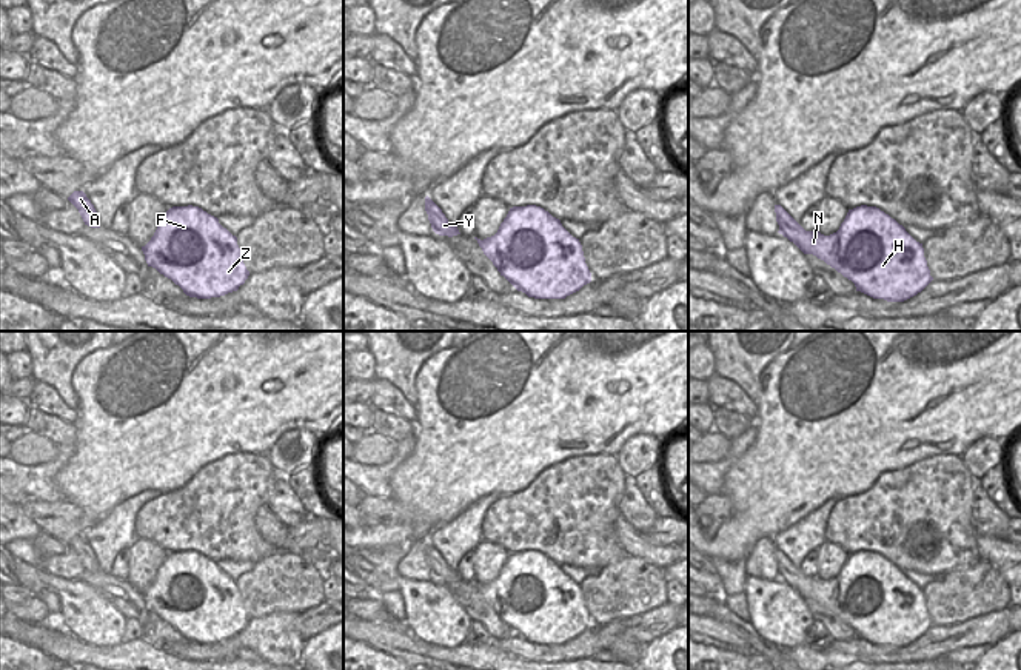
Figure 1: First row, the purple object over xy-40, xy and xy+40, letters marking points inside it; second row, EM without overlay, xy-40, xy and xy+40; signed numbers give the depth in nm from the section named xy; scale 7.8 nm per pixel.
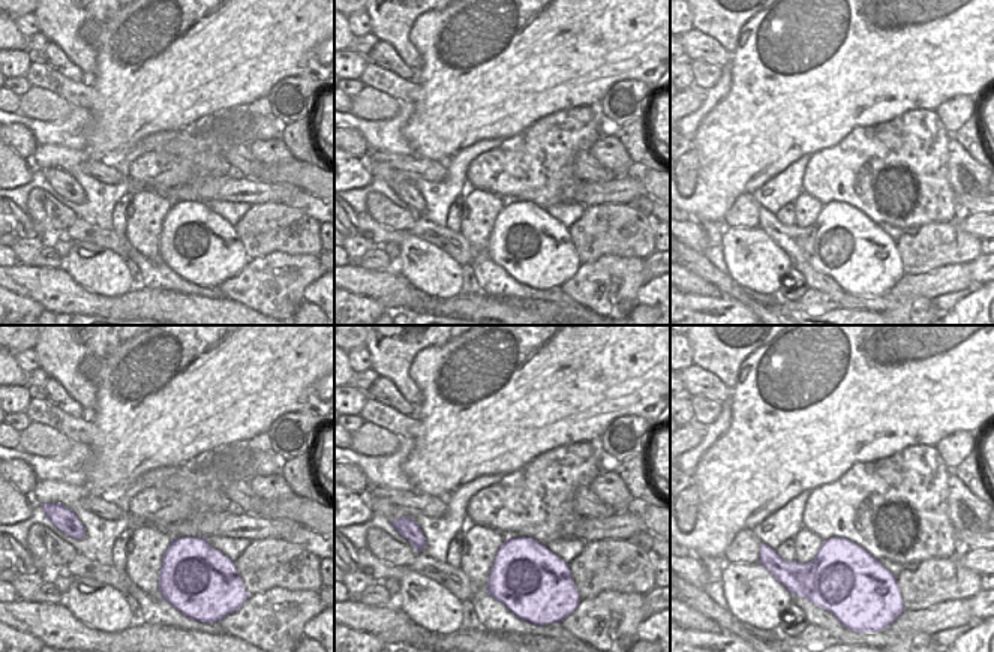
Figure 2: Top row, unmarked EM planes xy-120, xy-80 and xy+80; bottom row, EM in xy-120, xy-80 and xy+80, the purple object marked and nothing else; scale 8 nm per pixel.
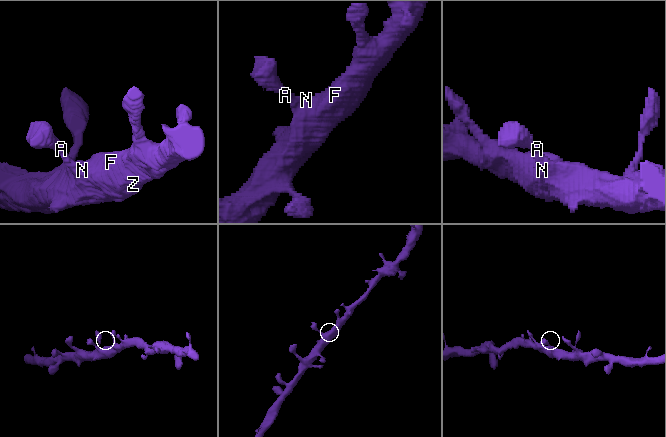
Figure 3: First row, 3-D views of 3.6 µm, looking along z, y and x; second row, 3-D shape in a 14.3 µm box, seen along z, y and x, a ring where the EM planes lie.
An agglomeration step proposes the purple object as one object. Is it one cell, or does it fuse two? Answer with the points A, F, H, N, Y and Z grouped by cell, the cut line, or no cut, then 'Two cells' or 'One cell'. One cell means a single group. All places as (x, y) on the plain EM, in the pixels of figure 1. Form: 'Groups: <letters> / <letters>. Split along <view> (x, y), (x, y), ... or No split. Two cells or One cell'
Groups: A F H N Y Z. No split. One cell

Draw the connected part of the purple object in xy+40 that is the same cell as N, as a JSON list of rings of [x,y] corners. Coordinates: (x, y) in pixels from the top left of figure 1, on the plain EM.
[[[775,550],[779,579],[793,587],[804,599],[813,599],[852,625],[856,636],[873,644],[904,647],[921,638],[932,625],[922,588],[902,570],[876,551],[861,550],[849,554],[839,575],[830,581],[805,576],[781,550]]]

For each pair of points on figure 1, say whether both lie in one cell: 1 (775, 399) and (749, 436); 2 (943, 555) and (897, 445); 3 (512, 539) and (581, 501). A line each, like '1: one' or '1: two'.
1: two
2: two
3: one

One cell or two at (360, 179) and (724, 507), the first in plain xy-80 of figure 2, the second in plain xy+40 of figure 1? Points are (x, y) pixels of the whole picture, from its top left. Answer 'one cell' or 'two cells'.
two cells

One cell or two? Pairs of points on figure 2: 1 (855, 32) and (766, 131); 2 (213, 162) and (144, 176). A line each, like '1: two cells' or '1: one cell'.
1: one cell
2: one cell

